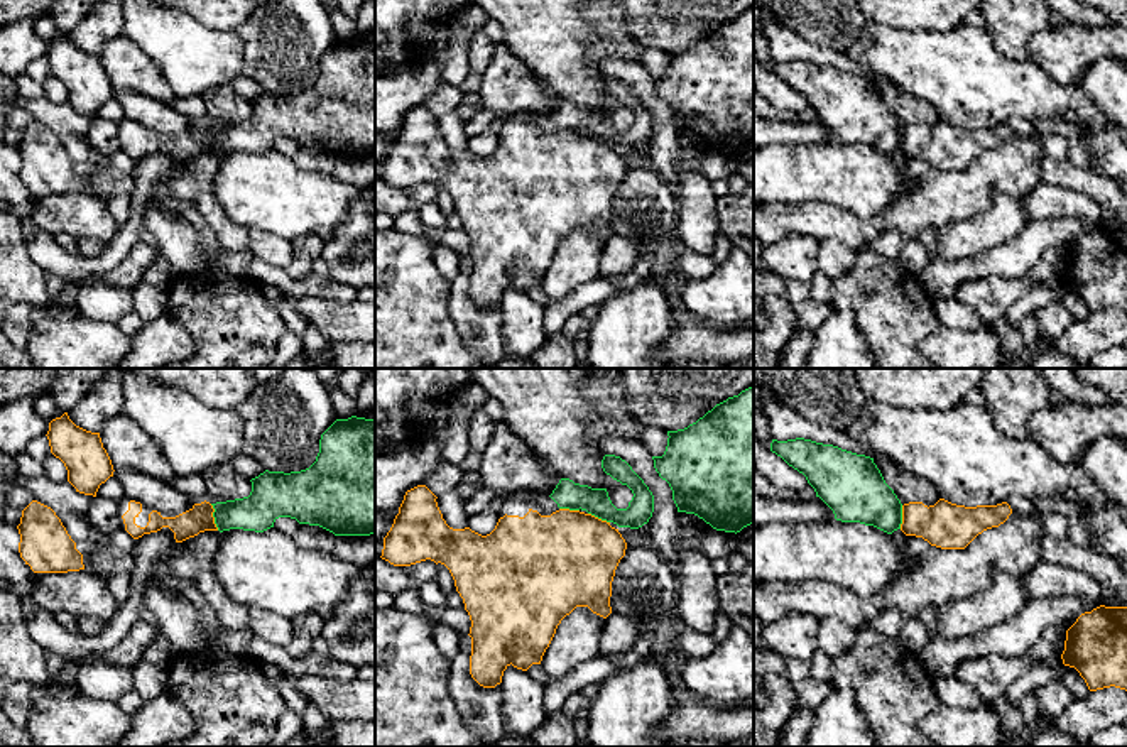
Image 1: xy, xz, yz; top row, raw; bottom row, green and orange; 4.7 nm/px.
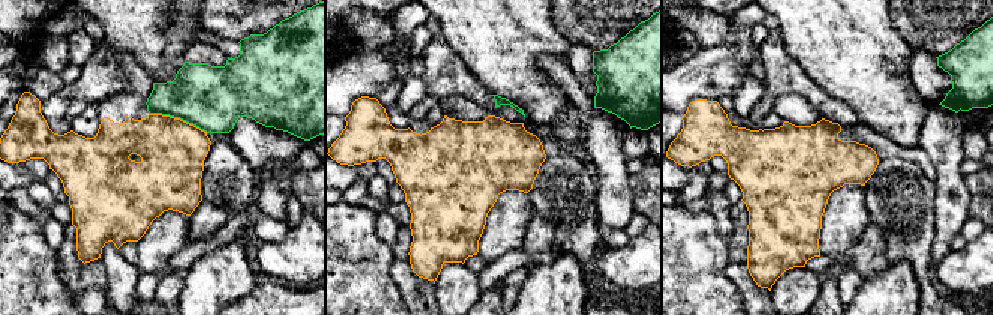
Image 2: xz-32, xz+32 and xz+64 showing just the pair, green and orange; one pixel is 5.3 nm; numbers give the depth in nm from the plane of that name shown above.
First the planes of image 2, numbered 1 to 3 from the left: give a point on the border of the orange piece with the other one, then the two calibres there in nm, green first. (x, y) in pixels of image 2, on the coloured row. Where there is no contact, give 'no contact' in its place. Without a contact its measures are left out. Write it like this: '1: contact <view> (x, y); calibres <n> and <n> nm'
1: contact xz-32 (179, 117); calibres 360 and 340 nm
2: no contact
3: no contact

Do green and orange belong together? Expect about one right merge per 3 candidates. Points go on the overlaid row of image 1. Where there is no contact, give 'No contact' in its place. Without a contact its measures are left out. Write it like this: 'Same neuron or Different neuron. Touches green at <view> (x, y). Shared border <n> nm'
Different neuron. Touches green at xy (213, 516). Shared border 130 nm

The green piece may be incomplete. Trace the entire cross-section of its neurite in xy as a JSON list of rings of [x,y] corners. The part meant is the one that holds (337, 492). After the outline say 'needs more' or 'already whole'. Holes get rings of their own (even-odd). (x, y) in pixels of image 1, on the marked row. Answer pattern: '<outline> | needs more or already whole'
[[[336,419],[319,439],[316,461],[301,472],[269,472],[252,478],[248,497],[211,504],[220,532],[243,529],[264,532],[279,517],[319,526],[335,536],[375,534],[375,419]]] | already whole

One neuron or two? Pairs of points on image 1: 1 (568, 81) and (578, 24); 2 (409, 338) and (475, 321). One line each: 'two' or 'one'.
1: one
2: two

